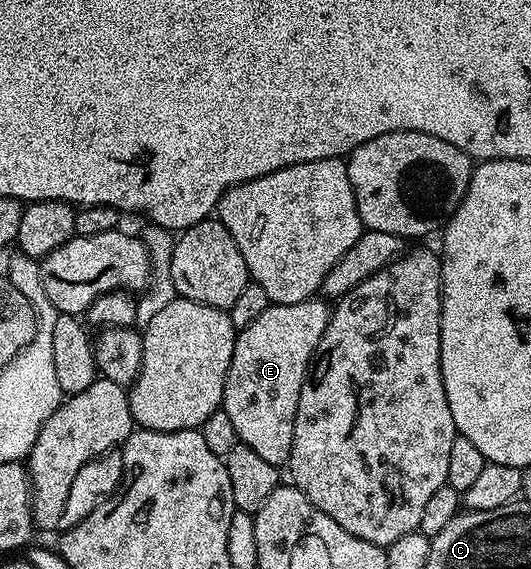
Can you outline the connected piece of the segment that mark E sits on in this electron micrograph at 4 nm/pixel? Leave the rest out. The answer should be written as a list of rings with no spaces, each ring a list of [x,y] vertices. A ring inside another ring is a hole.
[[[323,299],[288,305],[272,304],[259,318],[253,319],[249,327],[240,329],[235,334],[233,359],[229,363],[229,371],[225,379],[221,408],[225,411],[225,415],[229,415],[233,428],[237,430],[239,444],[253,447],[253,451],[257,451],[257,455],[261,455],[265,463],[283,467],[291,460],[293,427],[297,419],[297,403],[301,395],[301,387],[307,379],[315,350],[321,343],[321,335],[325,335],[325,327],[330,318],[331,309],[328,302]]]

